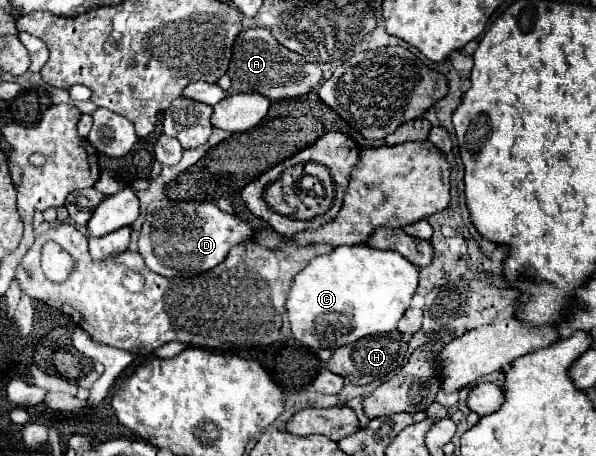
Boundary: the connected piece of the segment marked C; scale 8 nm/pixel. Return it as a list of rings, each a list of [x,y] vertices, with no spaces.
[[[338,246],[330,254],[310,260],[308,266],[294,278],[286,300],[292,334],[298,342],[310,346],[312,350],[336,350],[370,334],[392,332],[398,320],[404,316],[404,310],[410,308],[410,300],[416,294],[416,288],[418,266],[402,258],[402,254],[392,250],[374,250],[368,246]]]

